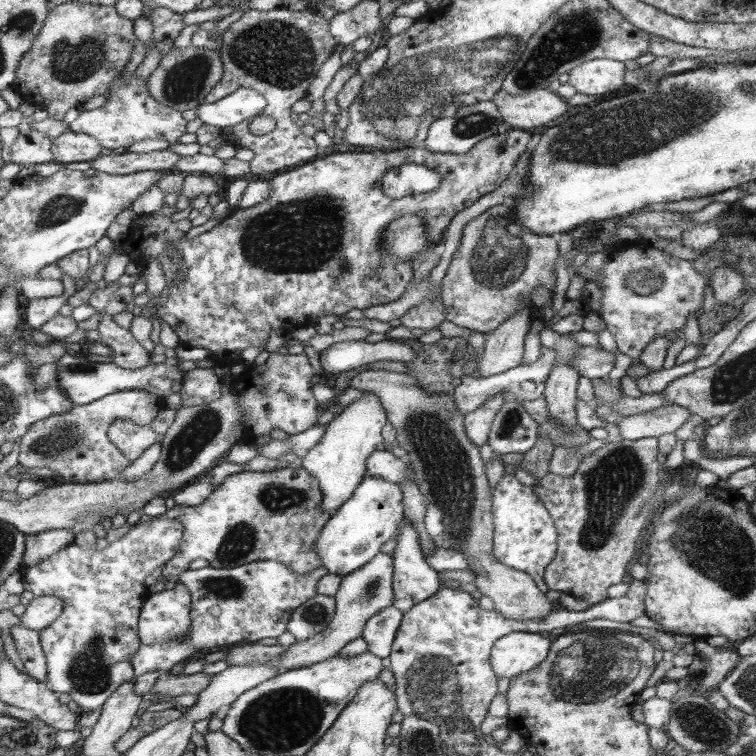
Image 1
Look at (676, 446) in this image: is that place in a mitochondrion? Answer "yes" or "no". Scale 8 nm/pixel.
no

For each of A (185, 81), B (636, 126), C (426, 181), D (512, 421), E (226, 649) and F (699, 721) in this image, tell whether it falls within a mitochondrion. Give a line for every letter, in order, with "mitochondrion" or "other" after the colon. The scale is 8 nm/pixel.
A: mitochondrion
B: mitochondrion
C: other
D: mitochondrion
E: other
F: mitochondrion

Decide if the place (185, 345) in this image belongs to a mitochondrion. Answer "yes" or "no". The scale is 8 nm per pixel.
no

